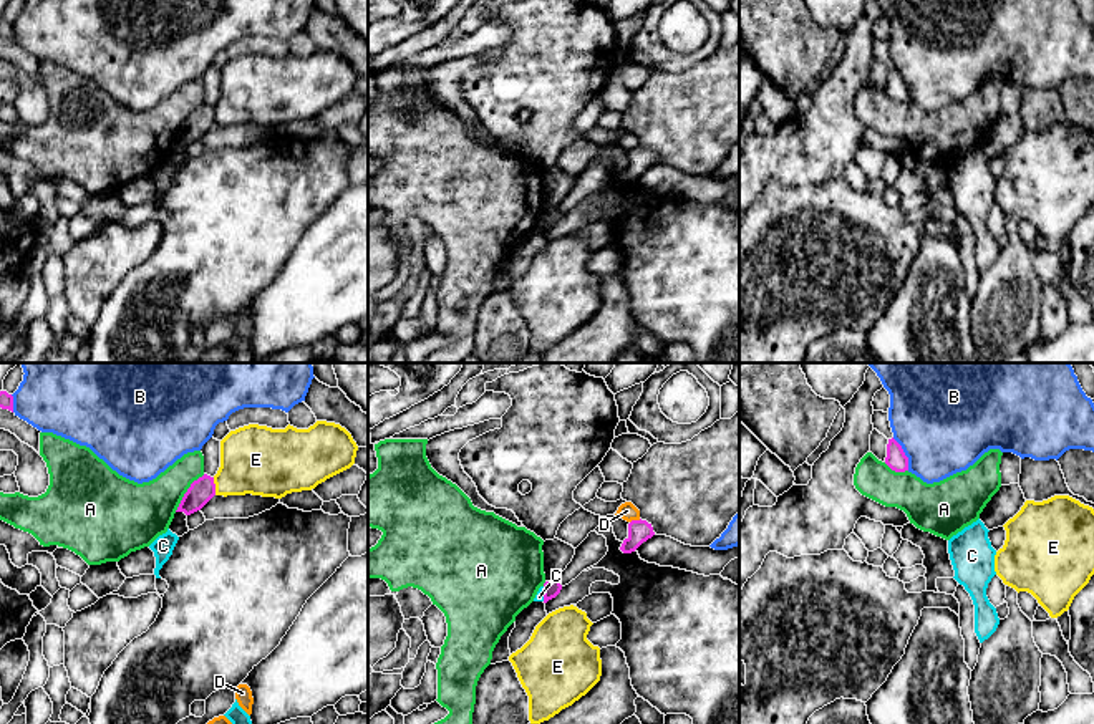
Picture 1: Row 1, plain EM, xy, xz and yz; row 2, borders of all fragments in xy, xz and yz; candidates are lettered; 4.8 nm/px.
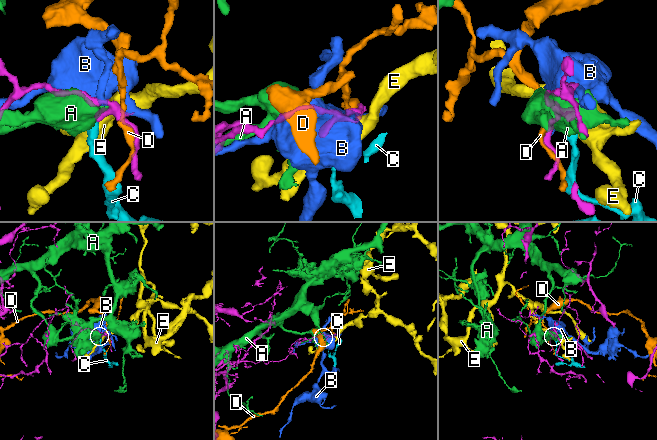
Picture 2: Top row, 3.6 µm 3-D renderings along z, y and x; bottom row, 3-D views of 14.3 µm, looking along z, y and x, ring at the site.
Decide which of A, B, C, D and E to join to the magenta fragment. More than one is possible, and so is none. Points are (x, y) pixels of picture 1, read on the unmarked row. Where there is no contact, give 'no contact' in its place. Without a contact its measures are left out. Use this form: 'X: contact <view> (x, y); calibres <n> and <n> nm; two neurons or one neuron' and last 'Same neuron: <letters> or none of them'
A: contact xy (188, 120); calibres 120 and 280 nm; two neurons
B: contact yz (904, 83); calibres 100 and 480 nm; two neurons
C: contact xz (544, 222); calibres 80 and 50 nm; two neurons
D: contact xz (635, 149); calibres 110 and 90 nm; two neurons
E: contact xy (214, 115); calibres 120 and 340 nm; two neurons
Same neuron: none of them

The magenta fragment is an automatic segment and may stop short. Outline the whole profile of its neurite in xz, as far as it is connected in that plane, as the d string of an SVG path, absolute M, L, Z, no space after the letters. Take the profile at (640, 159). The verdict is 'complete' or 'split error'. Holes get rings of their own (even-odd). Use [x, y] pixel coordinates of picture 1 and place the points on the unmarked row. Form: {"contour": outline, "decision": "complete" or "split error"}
{"contour": "M632 149L628 152L628 166L623 169L620 179L623 182L635 181L643 171L655 164L651 152L646 149Z", "decision": "complete"}

